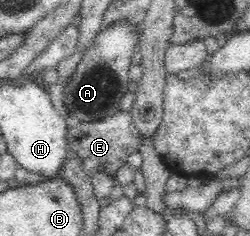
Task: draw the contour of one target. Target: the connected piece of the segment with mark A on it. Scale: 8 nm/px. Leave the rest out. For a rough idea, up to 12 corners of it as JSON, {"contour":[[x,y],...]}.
{"contour":[[104,27],[67,80],[66,126],[120,111],[139,34]]}

